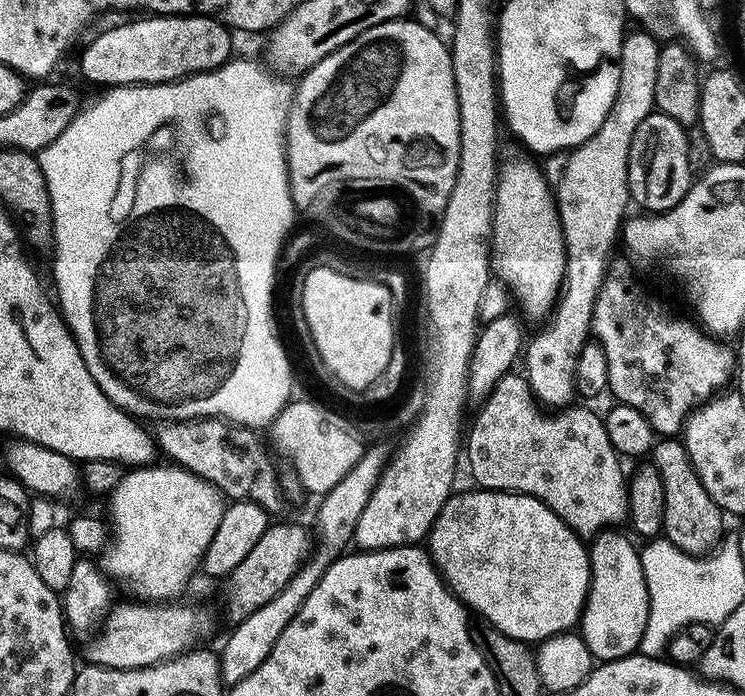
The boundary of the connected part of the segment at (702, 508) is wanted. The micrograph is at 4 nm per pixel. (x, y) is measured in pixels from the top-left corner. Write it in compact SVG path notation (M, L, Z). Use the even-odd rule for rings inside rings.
M676 438L657 439L650 453L650 460L655 464L664 487L663 535L674 546L678 546L683 552L689 552L691 556L711 553L725 535L726 516L716 505L714 498L706 494L706 486L702 486L683 443Z

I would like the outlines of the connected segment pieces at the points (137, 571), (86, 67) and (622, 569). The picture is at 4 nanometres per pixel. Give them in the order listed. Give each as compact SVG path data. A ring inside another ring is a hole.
M156 467L125 471L120 485L112 489L110 528L114 535L102 553L102 568L113 581L121 580L137 601L176 602L201 567L226 500L216 485L187 468Z
M144 14L100 32L80 52L80 72L92 84L165 84L220 68L233 59L233 33L209 16Z
M601 530L587 545L590 586L580 614L578 635L584 639L593 661L617 660L639 649L654 611L654 597L648 593L649 573L642 570L637 545L632 545L620 530Z

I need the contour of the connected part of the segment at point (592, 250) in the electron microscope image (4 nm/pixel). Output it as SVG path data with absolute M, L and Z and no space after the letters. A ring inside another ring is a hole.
M629 31L625 35L619 62L618 94L614 98L614 106L610 106L610 114L606 114L602 126L598 126L595 134L567 153L561 176L554 181L556 213L560 215L560 229L564 235L564 282L555 308L543 321L544 329L533 340L531 337L527 341L522 353L522 372L532 387L533 396L541 405L552 410L563 410L569 407L573 403L572 396L577 395L578 354L582 346L589 343L594 302L598 298L601 286L604 285L604 277L610 271L608 259L612 256L612 243L615 240L617 243L621 235L622 225L626 220L624 211L630 208L628 194L630 142L634 138L634 130L642 126L642 118L646 118L654 111L654 78L658 78L658 58L661 47L661 41L656 41L648 32Z

